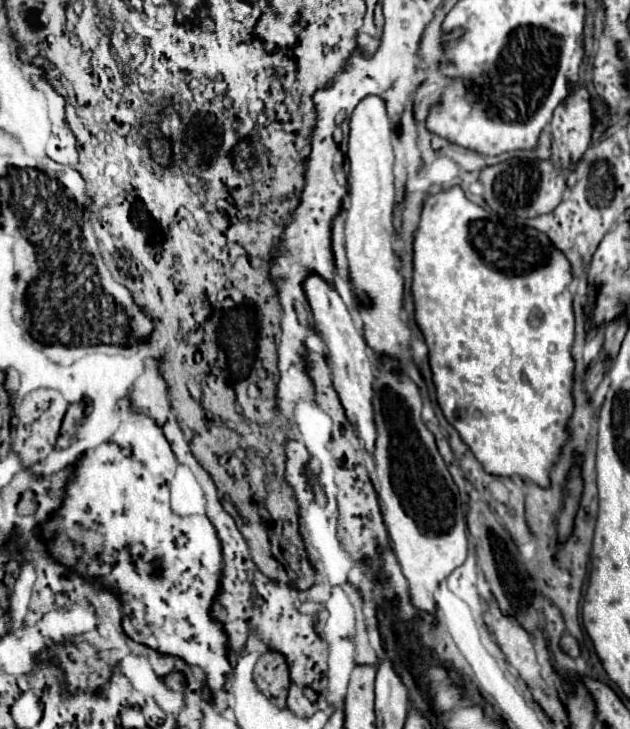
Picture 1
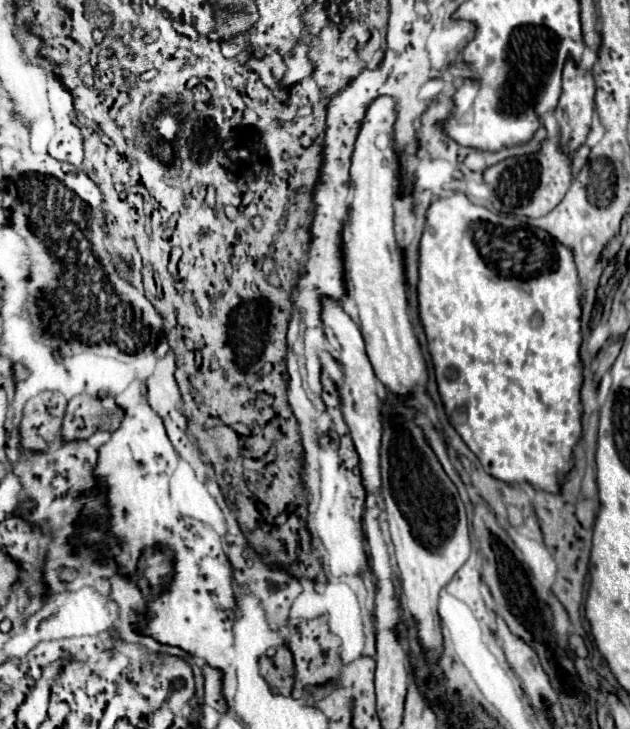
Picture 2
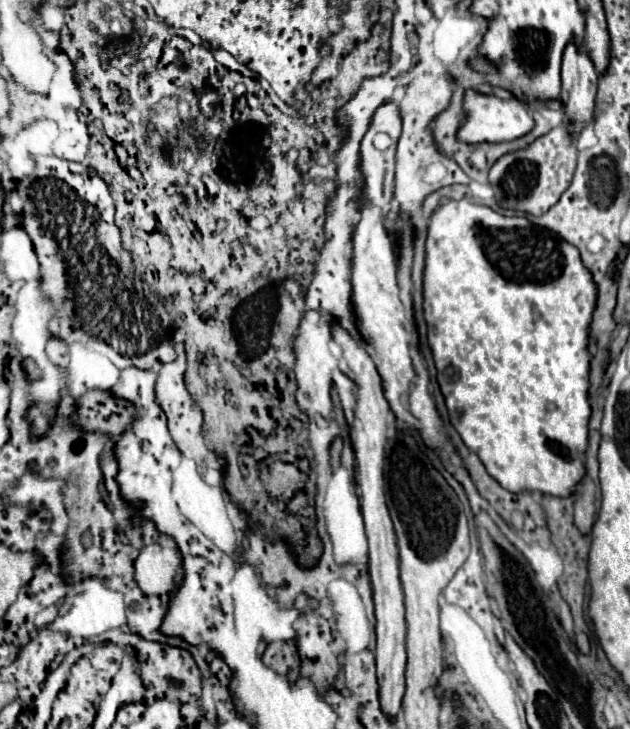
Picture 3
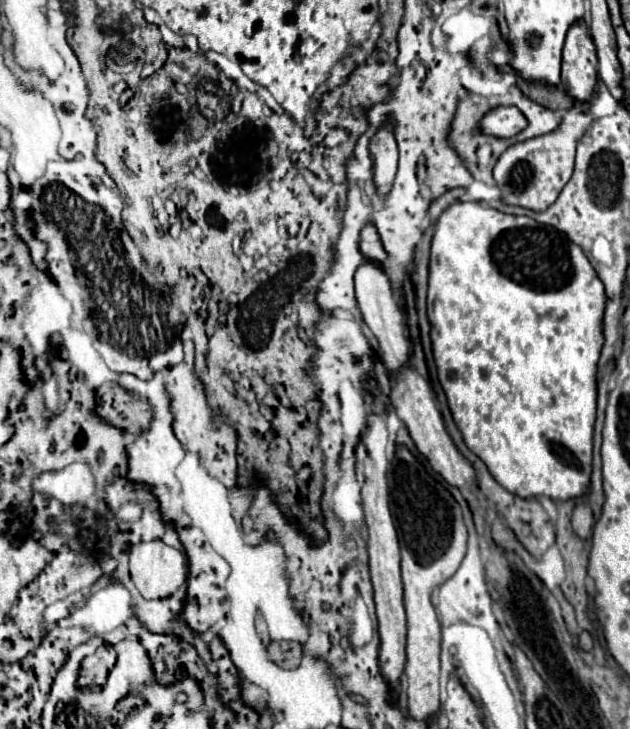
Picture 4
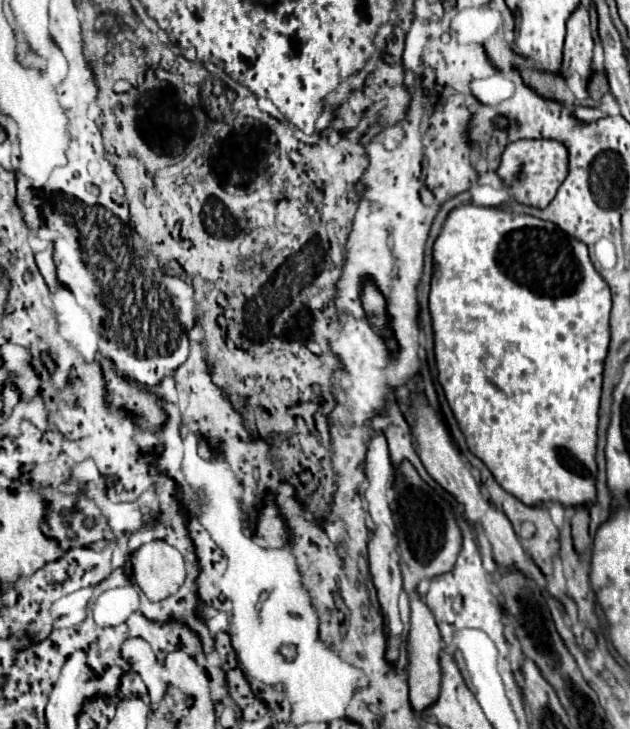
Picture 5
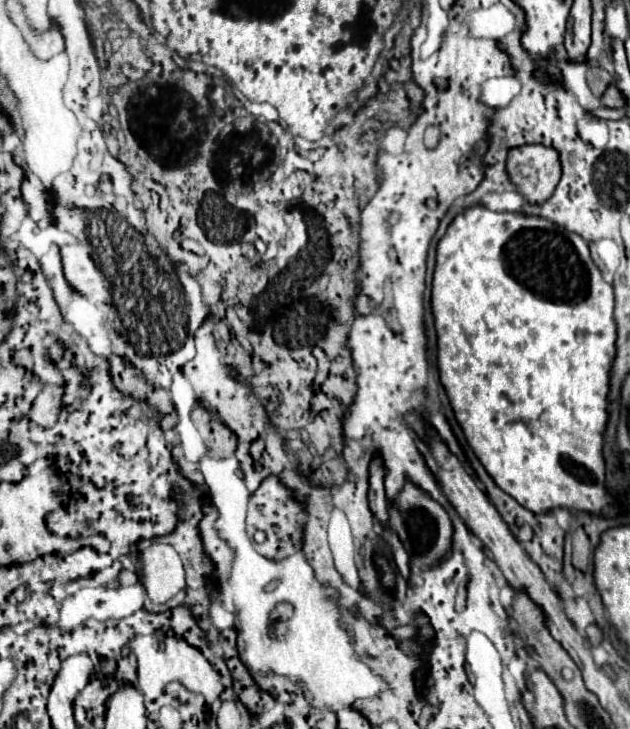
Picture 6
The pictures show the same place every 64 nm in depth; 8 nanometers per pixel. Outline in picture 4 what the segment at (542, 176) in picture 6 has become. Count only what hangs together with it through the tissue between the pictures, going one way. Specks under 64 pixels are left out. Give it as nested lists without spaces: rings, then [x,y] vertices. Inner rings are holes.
[[[570,108],[562,124],[544,136],[518,142],[510,146],[500,160],[494,166],[494,182],[500,188],[502,196],[500,200],[510,206],[522,206],[534,212],[544,212],[548,206],[552,206],[562,192],[562,188],[568,184],[574,172],[574,156],[576,156],[576,144],[582,138],[584,130],[590,126],[594,116],[590,112],[582,112],[580,108]]]

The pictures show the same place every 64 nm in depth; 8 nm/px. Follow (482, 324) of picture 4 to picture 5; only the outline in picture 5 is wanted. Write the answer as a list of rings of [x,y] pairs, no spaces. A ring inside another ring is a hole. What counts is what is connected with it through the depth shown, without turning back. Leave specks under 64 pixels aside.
[[[462,204],[450,210],[442,232],[434,242],[434,272],[430,288],[430,316],[434,328],[434,352],[438,366],[438,380],[444,388],[448,404],[454,418],[466,438],[466,444],[474,456],[478,456],[496,482],[518,500],[528,506],[538,506],[540,502],[560,502],[562,506],[594,504],[596,500],[596,428],[598,428],[598,408],[602,392],[602,370],[604,358],[610,344],[610,288],[596,272],[588,258],[586,244],[574,240],[552,222],[528,214],[514,214],[498,208]]]

